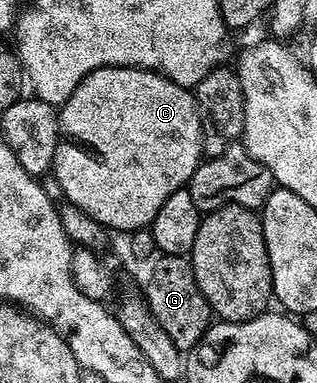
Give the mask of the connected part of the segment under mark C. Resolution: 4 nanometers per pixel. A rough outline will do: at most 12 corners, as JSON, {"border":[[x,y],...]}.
{"border":[[102,66],[58,110],[52,178],[149,227],[204,158],[187,87]]}

